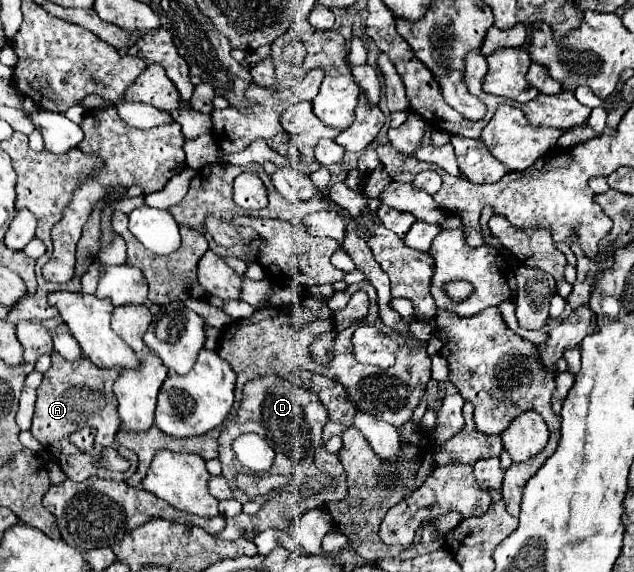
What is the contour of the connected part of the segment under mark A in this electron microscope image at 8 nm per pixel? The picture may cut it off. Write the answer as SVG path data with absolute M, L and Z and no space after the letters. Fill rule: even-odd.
M53 352L53 364L43 374L43 382L37 392L35 402L35 414L33 414L33 426L31 434L43 444L43 448L53 454L53 458L59 462L67 478L75 482L83 482L91 476L99 478L111 478L111 480L127 480L137 470L137 460L129 460L131 468L127 472L109 472L109 470L91 470L91 460L95 460L103 448L113 446L117 448L115 434L121 428L121 418L117 414L117 398L113 394L113 382L119 376L117 368L99 368L89 362L89 358L79 358L77 362L69 362ZM81 428L95 428L95 450L93 452L81 452L77 446L71 444L69 436Z

